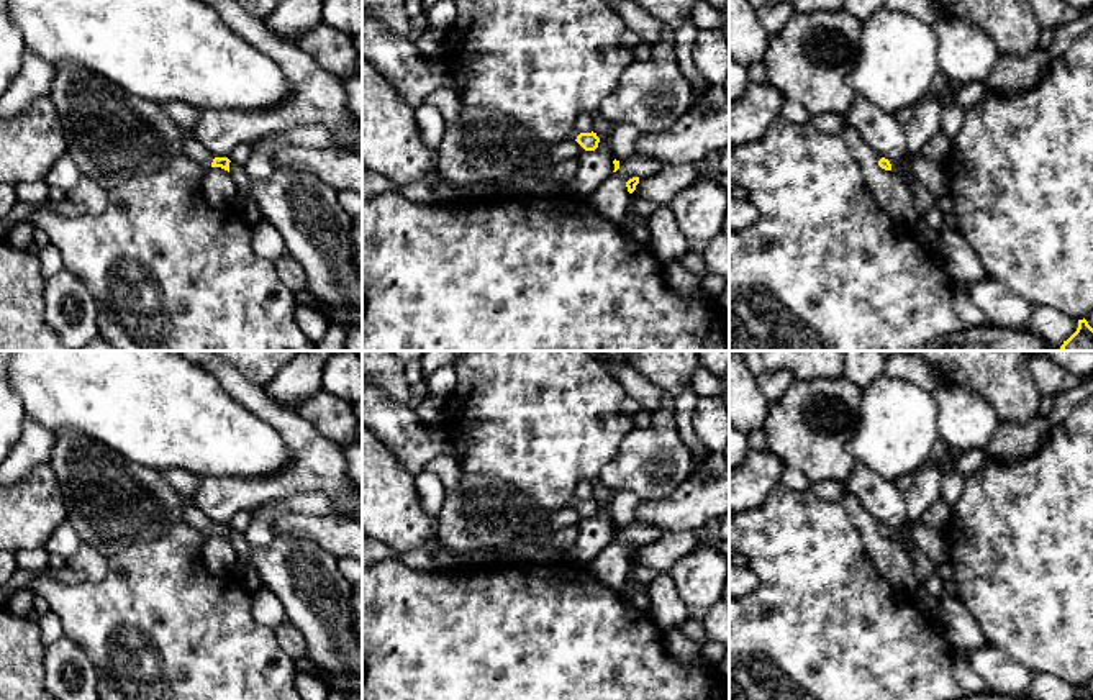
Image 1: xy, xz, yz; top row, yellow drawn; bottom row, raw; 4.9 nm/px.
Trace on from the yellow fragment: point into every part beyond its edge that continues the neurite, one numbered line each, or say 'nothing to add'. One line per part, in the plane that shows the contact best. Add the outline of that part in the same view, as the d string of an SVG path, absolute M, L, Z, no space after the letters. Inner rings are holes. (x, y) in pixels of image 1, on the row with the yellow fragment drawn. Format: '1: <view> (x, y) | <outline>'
1: xy (192, 148) | M184 130L182 139L184 156L200 162L206 169L211 167L215 156L192 134Z

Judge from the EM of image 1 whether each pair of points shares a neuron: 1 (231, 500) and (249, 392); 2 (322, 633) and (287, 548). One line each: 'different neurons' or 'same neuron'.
1: same neuron
2: same neuron

